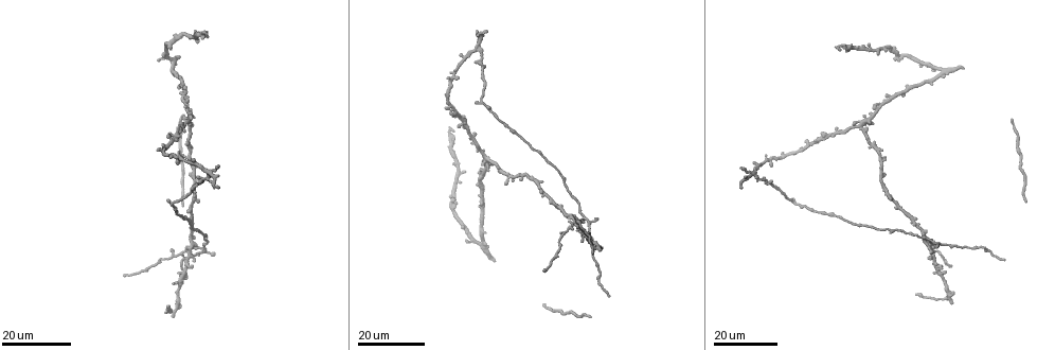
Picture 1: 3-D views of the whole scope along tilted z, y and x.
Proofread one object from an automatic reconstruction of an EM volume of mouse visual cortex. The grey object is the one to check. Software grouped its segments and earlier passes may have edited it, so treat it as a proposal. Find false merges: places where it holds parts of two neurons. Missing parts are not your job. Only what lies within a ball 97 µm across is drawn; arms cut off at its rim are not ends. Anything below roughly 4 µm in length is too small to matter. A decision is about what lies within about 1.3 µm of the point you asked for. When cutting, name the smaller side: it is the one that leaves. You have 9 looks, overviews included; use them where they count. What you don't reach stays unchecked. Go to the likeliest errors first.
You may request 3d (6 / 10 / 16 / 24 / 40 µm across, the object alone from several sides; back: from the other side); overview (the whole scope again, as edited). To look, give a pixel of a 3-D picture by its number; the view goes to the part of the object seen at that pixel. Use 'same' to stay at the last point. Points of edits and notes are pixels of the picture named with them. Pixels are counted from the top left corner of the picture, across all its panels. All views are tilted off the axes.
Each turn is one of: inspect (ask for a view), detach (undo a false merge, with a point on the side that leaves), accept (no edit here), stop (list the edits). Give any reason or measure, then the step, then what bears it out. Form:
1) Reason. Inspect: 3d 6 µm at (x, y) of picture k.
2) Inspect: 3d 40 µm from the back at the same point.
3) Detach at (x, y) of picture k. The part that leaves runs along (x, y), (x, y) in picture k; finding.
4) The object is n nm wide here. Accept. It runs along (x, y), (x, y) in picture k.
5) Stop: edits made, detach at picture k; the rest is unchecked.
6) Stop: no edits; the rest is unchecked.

Two arms in line, one across. Inspect: 3d 24 µm at (930, 242) of picture 1.

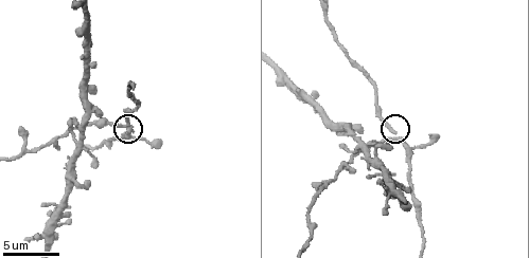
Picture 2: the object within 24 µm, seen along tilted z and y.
Inspect: 3d 6 µm at (395, 133) of picture 2.

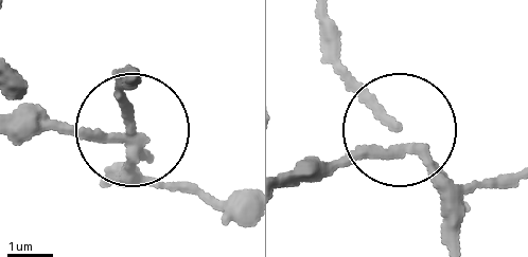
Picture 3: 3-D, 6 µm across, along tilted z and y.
The side arm is 57 µm long. Detach at (83, 133) of picture 3. The part that leaves runs along (139, 148), (25, 125) in picture 3; two neurons meet here.

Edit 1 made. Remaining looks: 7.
Redraw. Inspect: overview.

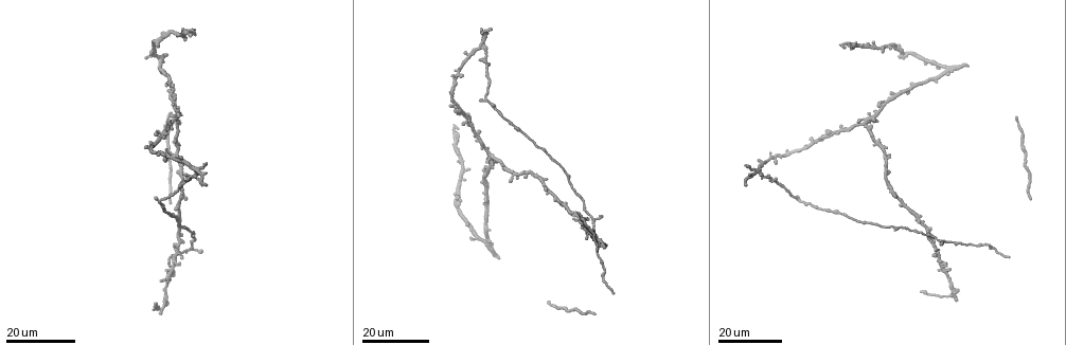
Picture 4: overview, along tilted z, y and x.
Inspect: 3d 24 µm at (761, 173) of picture 4.

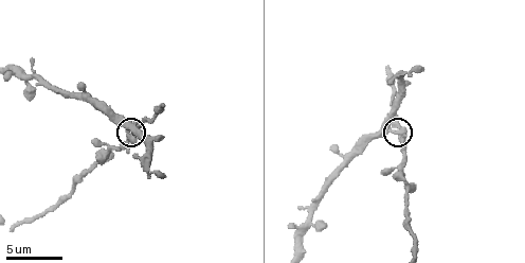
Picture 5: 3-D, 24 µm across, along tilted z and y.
Closer look. Inspect: 3d 6 µm at (397, 123) of picture 5.

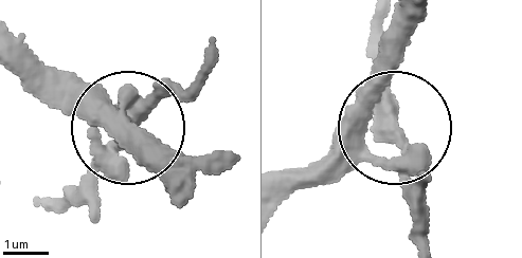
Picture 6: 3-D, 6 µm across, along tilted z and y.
Accept. All the same neuron.

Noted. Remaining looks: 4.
Inspect: 3d 24 µm at (862, 124) of picture 4.

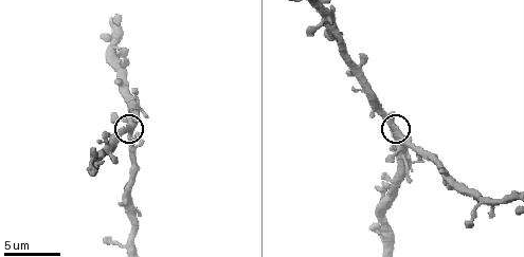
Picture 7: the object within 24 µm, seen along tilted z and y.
Inspect: 3d 10 µm at (396, 132) of picture 7.

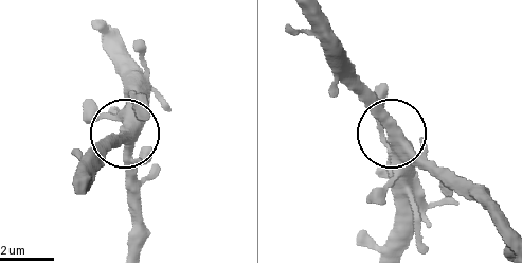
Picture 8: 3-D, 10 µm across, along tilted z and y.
Accept. Continuous, no second neuron.

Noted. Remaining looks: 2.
Inspect: 3d 24 µm at (995, 251) of picture 4.

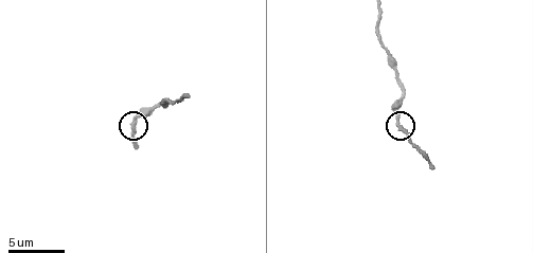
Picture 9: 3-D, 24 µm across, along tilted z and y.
Inspect: 3d 10 µm at (398, 125) of picture 9.

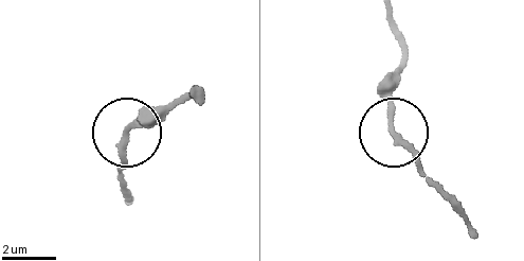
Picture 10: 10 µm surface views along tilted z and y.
Accept. It runs along (190, 97), (133, 125), (121, 145), (122, 186) in picture 10; continuous, no second neuron.

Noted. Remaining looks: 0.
Stop: edits made, detach at picture 3; the rest is unchecked.

